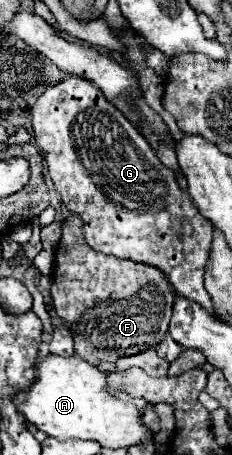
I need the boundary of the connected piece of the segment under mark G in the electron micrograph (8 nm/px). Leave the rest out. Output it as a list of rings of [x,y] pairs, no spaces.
[[[66,75],[62,83],[38,97],[30,113],[36,145],[46,159],[54,187],[66,209],[82,219],[86,243],[96,251],[158,267],[176,293],[212,311],[210,297],[204,289],[204,265],[212,247],[214,227],[198,213],[188,191],[178,187],[176,175],[162,165],[146,137],[112,103],[104,101],[100,89],[82,77]]]

